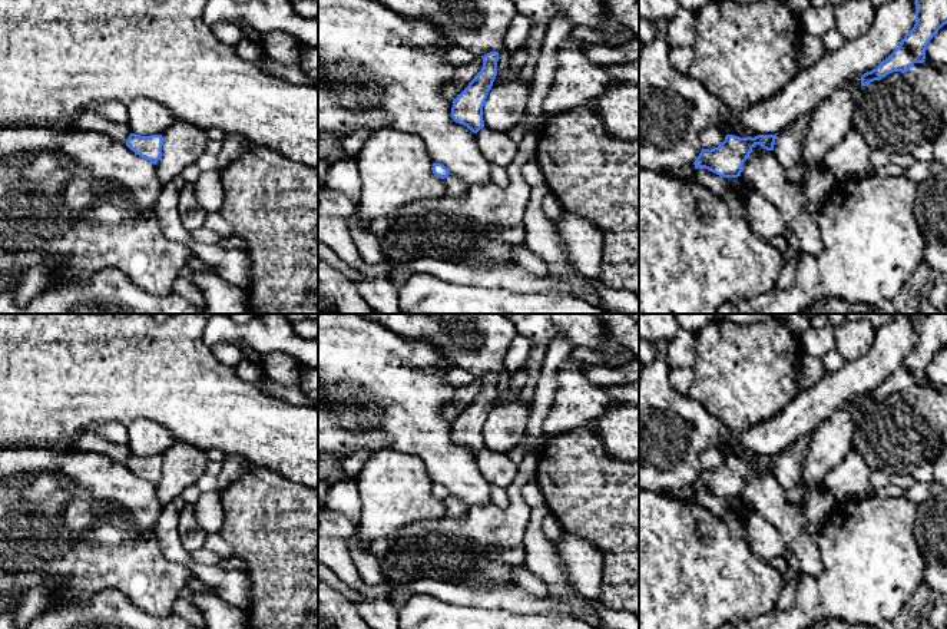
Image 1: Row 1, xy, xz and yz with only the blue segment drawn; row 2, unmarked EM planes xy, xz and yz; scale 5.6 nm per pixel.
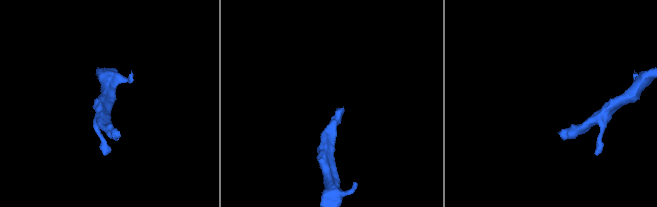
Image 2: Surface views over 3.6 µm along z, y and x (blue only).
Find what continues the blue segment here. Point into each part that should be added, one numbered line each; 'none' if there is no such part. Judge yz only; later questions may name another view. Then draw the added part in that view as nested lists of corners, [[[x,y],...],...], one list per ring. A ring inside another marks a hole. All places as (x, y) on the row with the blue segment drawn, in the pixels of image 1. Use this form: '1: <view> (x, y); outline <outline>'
1: yz (685, 172); outline [[[691,163],[688,166],[682,166],[682,168],[669,169],[669,171],[666,171],[666,173],[682,178],[682,179],[696,178],[696,169],[695,169],[693,163]]]

